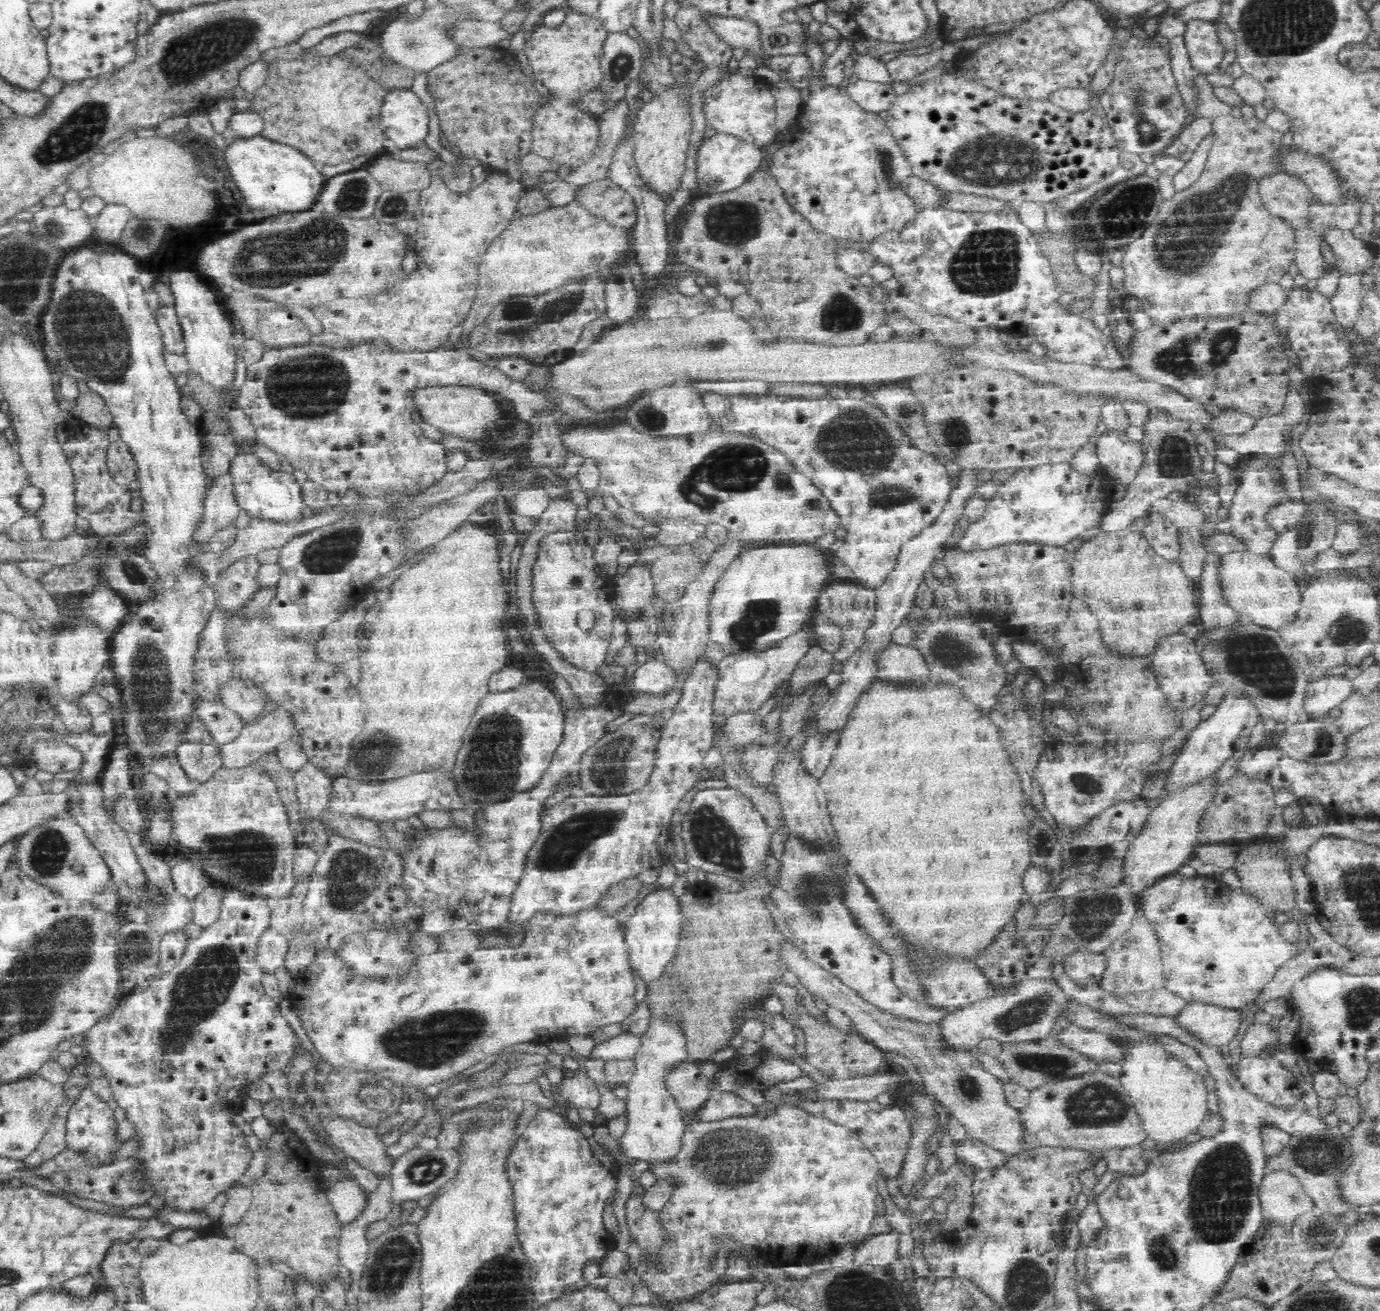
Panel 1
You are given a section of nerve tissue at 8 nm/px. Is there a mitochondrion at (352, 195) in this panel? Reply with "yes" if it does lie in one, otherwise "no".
yes

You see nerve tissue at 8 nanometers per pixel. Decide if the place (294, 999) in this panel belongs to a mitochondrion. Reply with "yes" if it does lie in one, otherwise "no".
no

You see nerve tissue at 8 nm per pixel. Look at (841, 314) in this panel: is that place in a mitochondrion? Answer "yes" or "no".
yes

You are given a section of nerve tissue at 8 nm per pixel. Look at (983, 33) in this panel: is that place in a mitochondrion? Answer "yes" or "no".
no

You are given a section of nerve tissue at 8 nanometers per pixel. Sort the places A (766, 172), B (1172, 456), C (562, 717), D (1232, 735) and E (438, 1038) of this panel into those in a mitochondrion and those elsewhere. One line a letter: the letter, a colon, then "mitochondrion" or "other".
A: other
B: mitochondrion
C: other
D: other
E: mitochondrion

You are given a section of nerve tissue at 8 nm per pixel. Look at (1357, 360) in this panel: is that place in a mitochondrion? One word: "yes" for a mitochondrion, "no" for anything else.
no

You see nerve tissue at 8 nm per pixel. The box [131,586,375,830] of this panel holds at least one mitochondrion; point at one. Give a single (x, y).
(155, 689)

